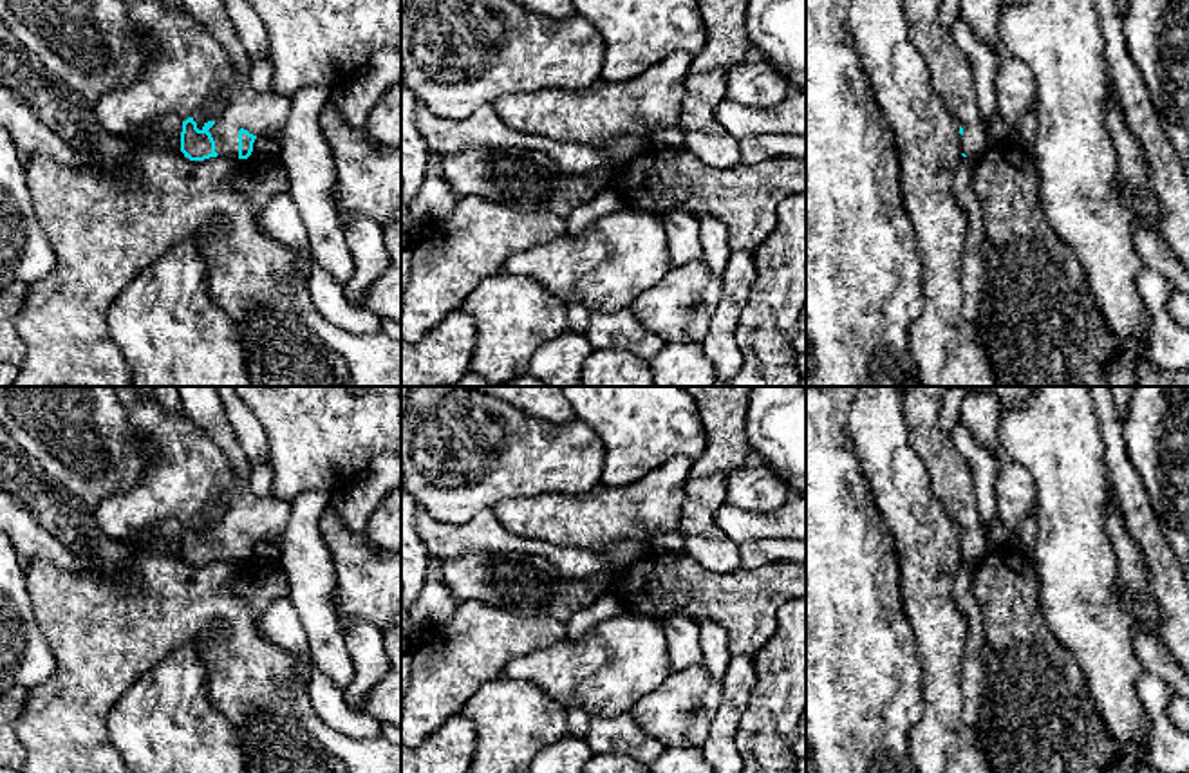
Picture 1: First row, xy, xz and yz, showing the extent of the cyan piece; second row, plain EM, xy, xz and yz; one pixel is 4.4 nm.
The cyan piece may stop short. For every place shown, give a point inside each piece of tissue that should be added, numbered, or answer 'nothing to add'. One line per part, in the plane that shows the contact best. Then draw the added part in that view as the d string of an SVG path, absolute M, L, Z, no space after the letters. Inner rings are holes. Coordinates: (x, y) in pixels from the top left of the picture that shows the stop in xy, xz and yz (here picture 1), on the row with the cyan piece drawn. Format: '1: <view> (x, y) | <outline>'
1: xy (190, 67) | M123 0L134 27L150 38L155 54L143 74L123 85L96 107L98 121L112 134L125 137L163 114L177 114L183 121L204 110L211 99L226 103L215 125L208 130L219 155L239 159L239 130L257 137L275 137L289 112L289 98L264 90L257 92L249 79L237 72L226 49L188 13L184 5L170 7L163 0Z

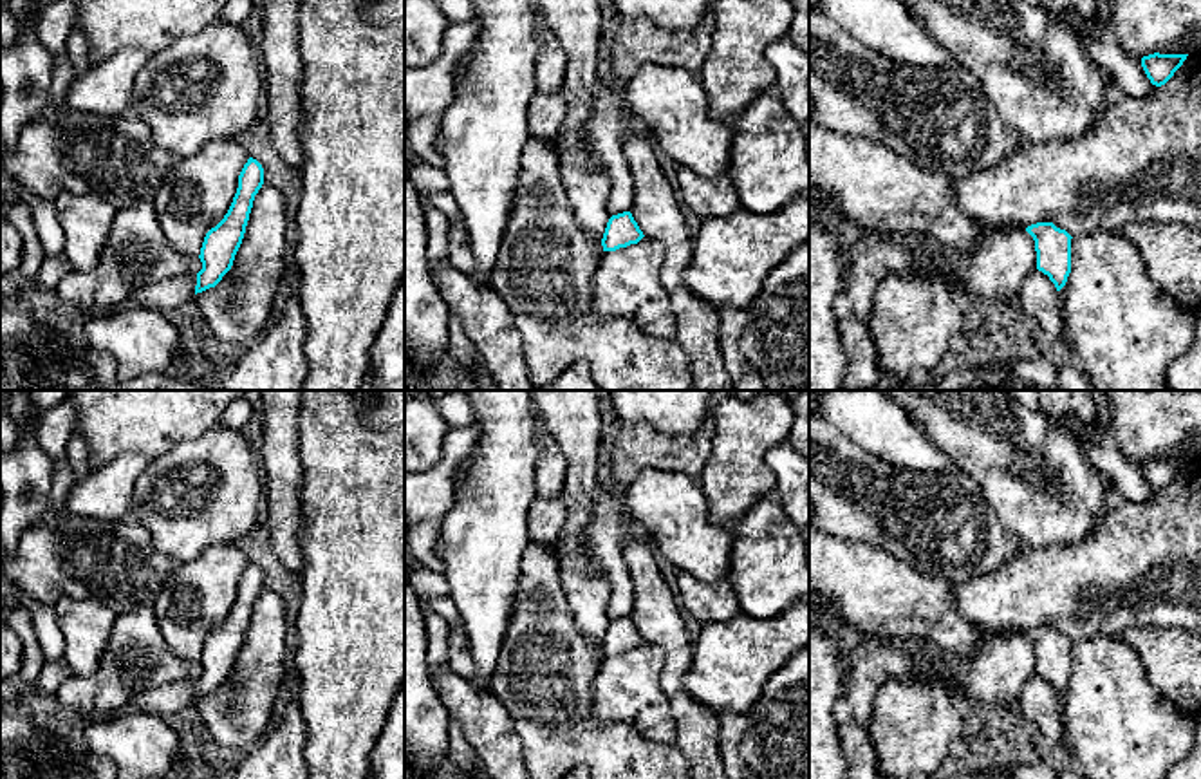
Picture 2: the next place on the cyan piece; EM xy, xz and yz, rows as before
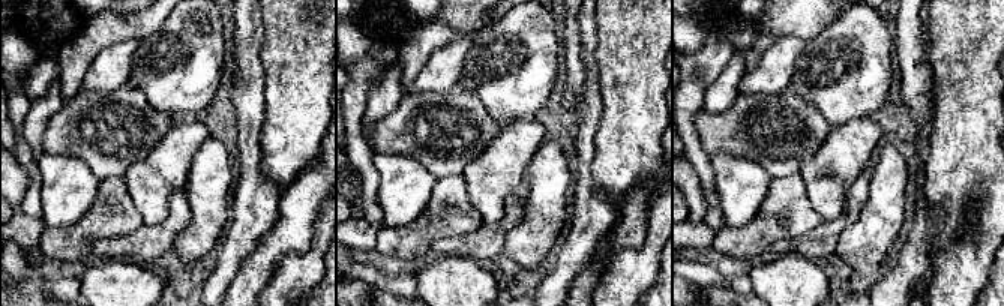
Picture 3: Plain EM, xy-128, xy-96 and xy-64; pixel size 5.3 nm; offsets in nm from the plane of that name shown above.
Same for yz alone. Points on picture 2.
nothing to add

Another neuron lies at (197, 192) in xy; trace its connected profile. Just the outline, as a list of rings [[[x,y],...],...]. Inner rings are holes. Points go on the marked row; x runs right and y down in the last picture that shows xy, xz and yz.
[[[237,139],[213,141],[179,159],[152,197],[168,242],[199,257],[206,233],[228,213],[249,154]]]

